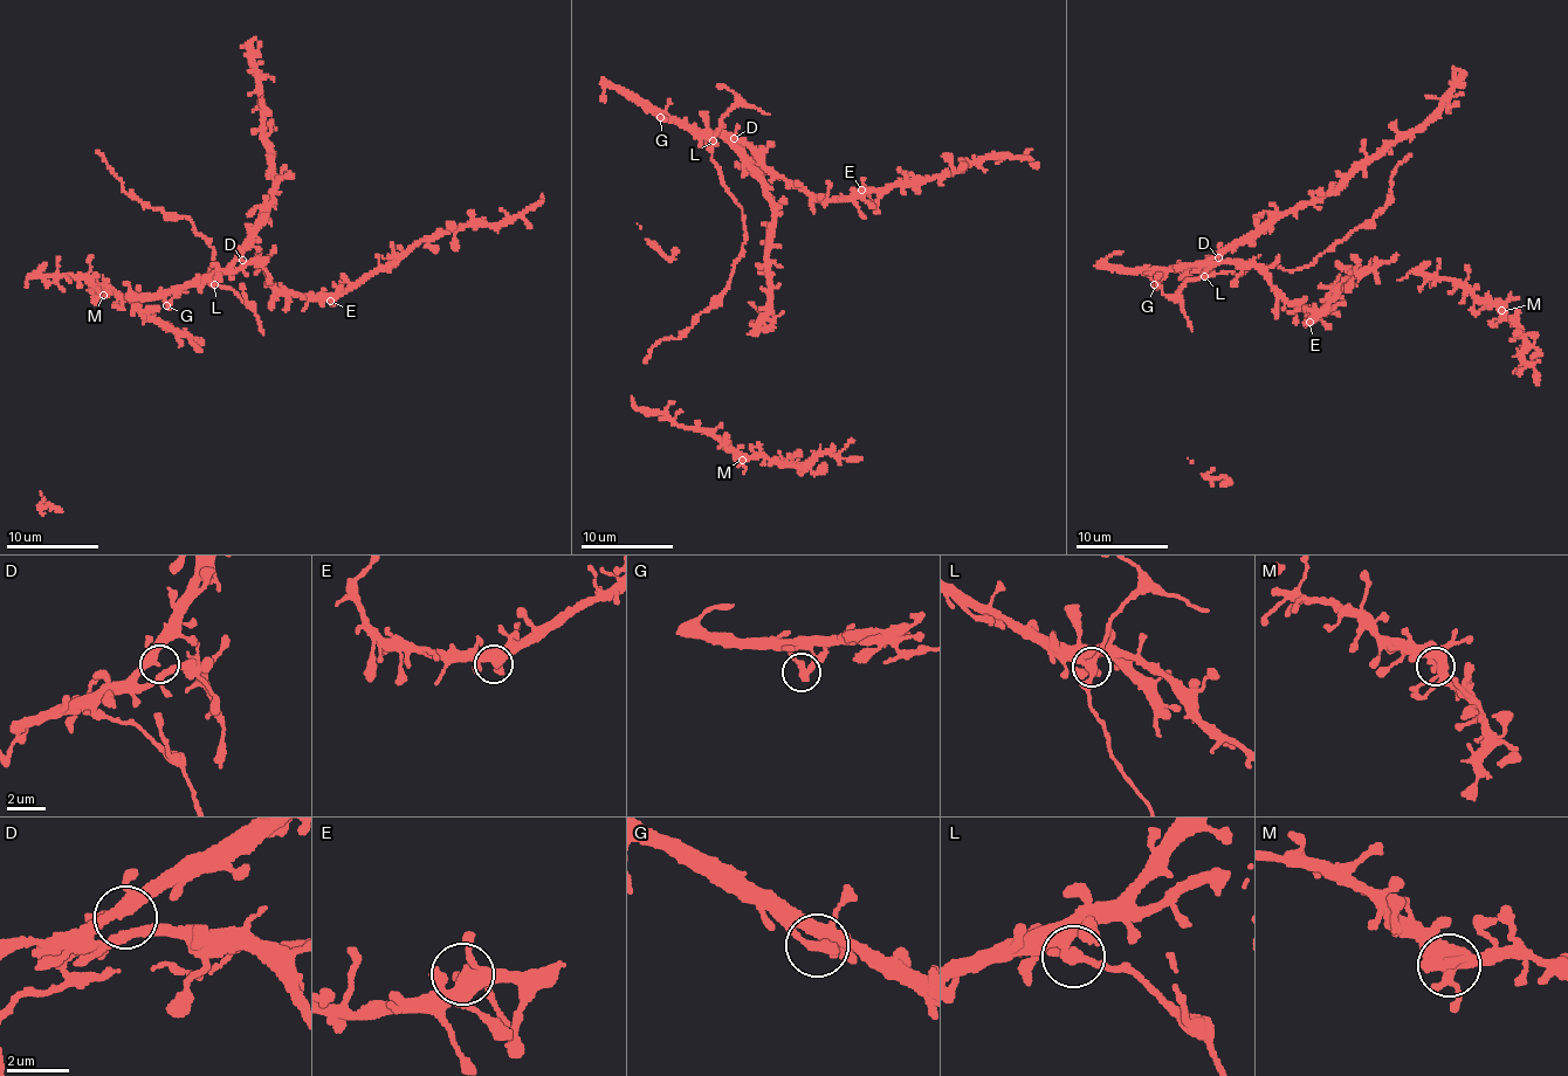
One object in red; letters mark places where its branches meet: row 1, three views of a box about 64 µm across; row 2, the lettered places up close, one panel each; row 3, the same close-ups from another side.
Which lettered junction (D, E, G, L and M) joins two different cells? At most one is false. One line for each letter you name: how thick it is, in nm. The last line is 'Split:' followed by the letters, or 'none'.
Split: none

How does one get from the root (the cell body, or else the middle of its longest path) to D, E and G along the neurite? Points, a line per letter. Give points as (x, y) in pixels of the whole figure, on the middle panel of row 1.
D: (734, 197), (721, 176), (721, 167), (712, 158), (712, 140), (708, 137), (724, 135), (734, 138)
E: (734, 197), (712, 158), (708, 137), (742, 138), (775, 172), (822, 199), (855, 195), (861, 190)
G: (734, 197), (721, 176), (721, 167), (712, 158), (712, 142), (672, 119), (660, 117)

